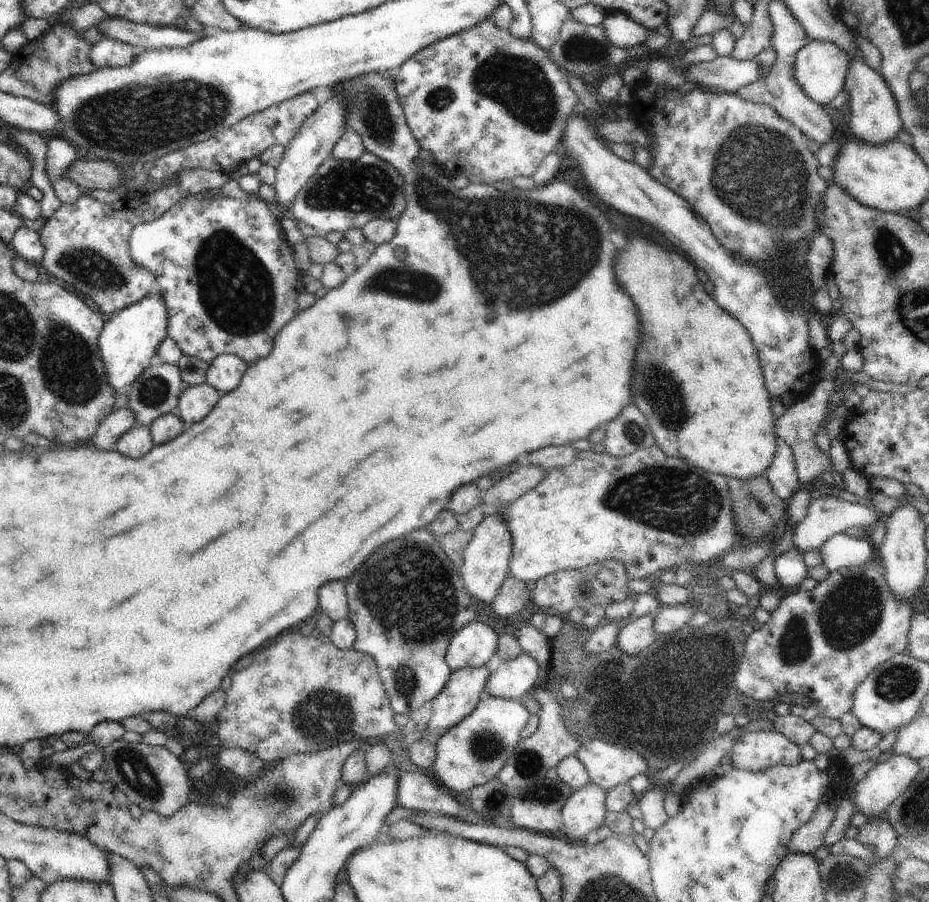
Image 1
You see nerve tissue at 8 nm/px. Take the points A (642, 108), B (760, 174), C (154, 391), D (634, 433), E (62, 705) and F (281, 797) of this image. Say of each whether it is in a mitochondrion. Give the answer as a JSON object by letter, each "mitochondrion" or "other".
{"A":"other","B":"mitochondrion","C":"mitochondrion","D":"mitochondrion","E":"other","F":"mitochondrion"}

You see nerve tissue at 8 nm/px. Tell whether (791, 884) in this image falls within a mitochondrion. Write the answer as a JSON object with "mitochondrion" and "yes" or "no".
{"mitochondrion":"no"}

